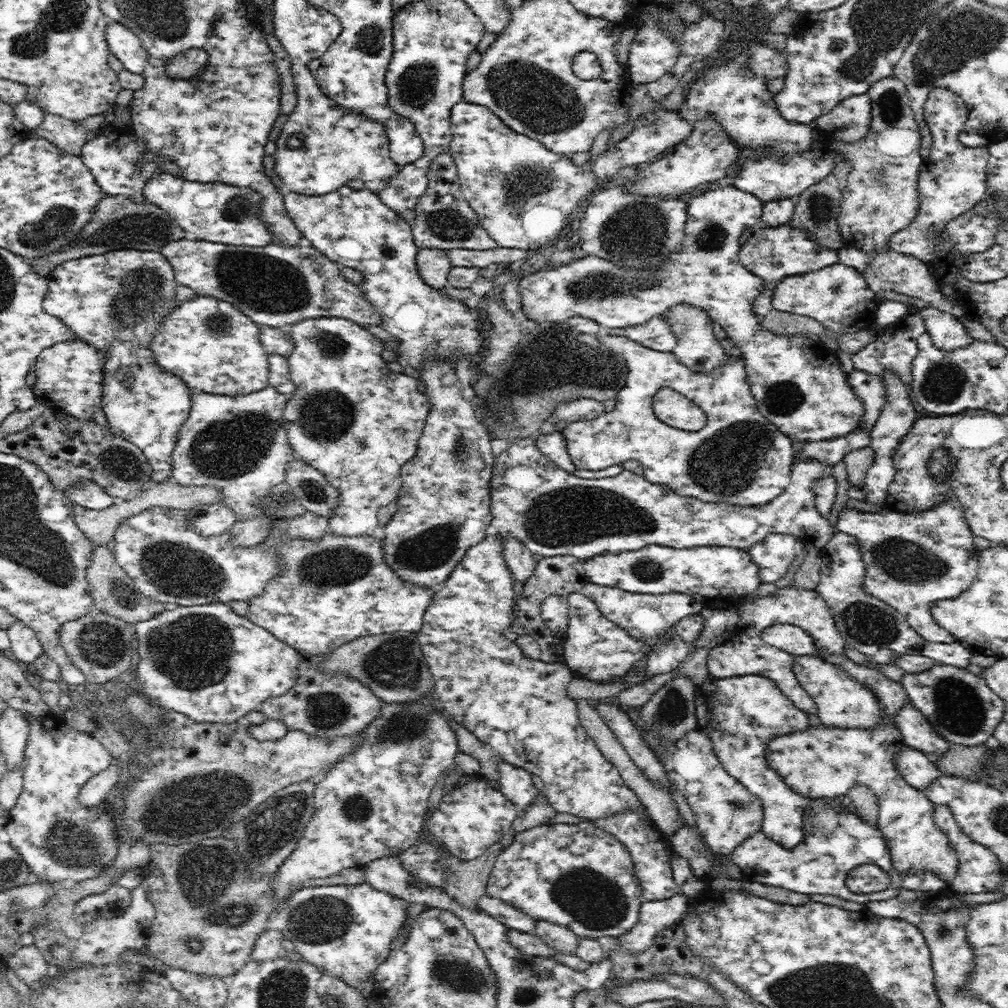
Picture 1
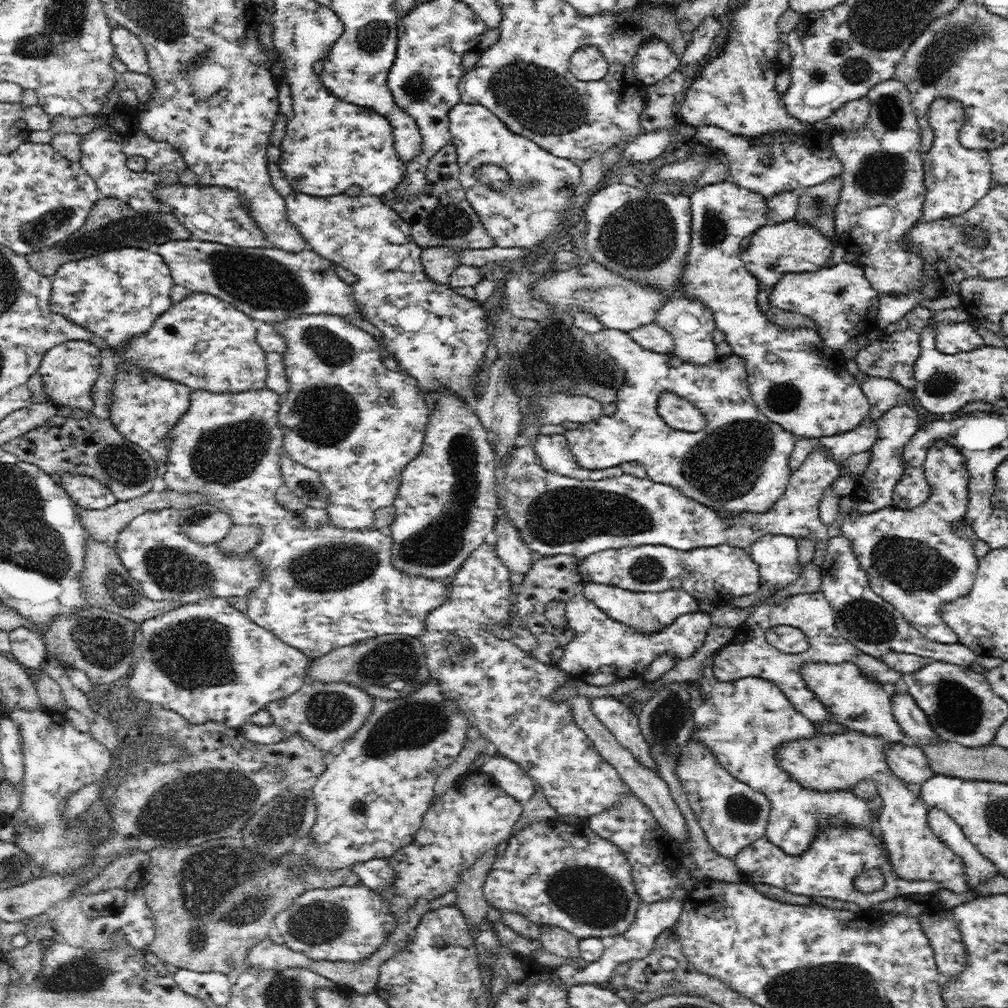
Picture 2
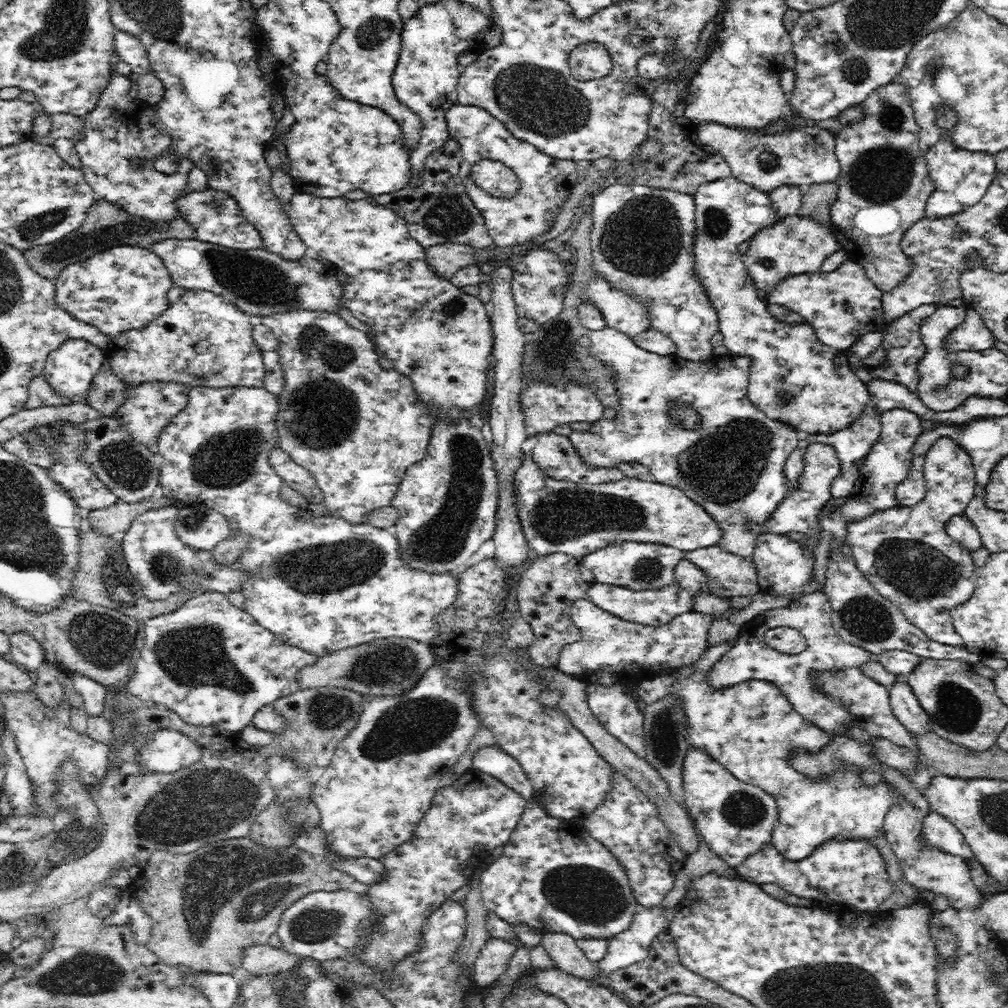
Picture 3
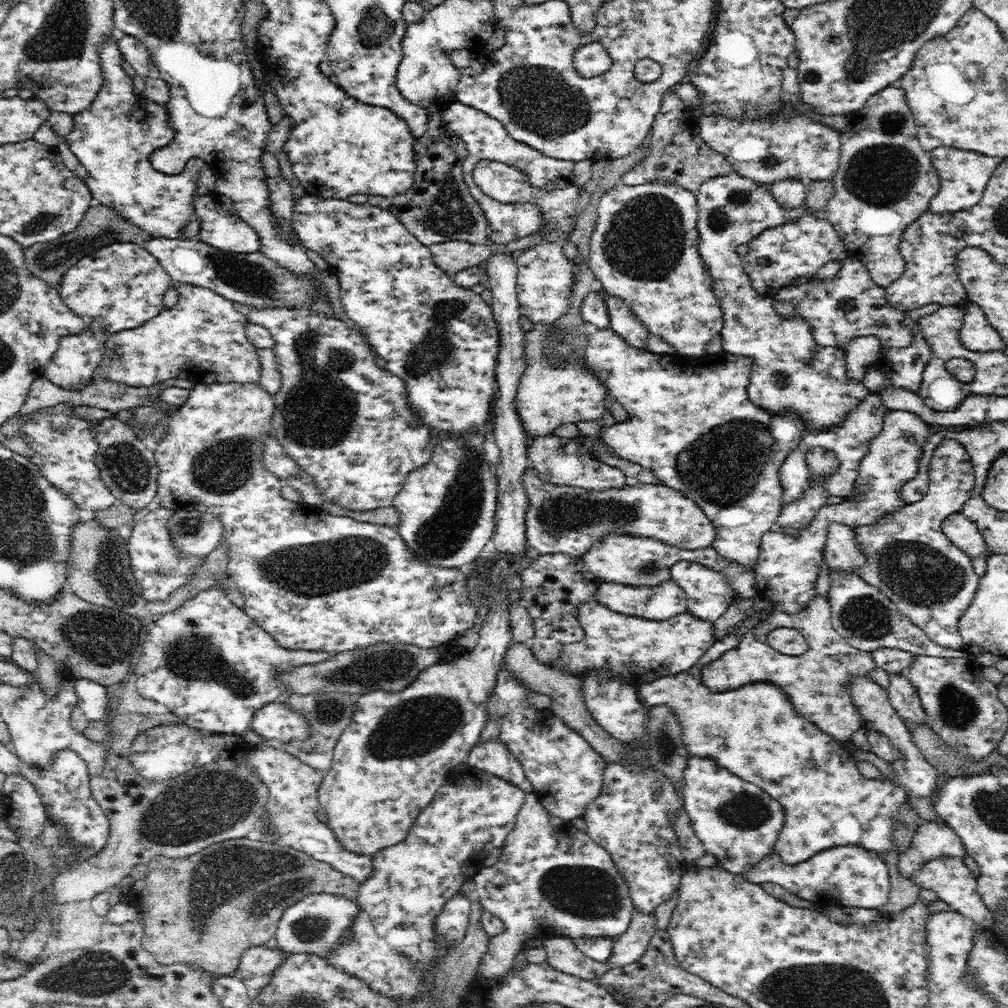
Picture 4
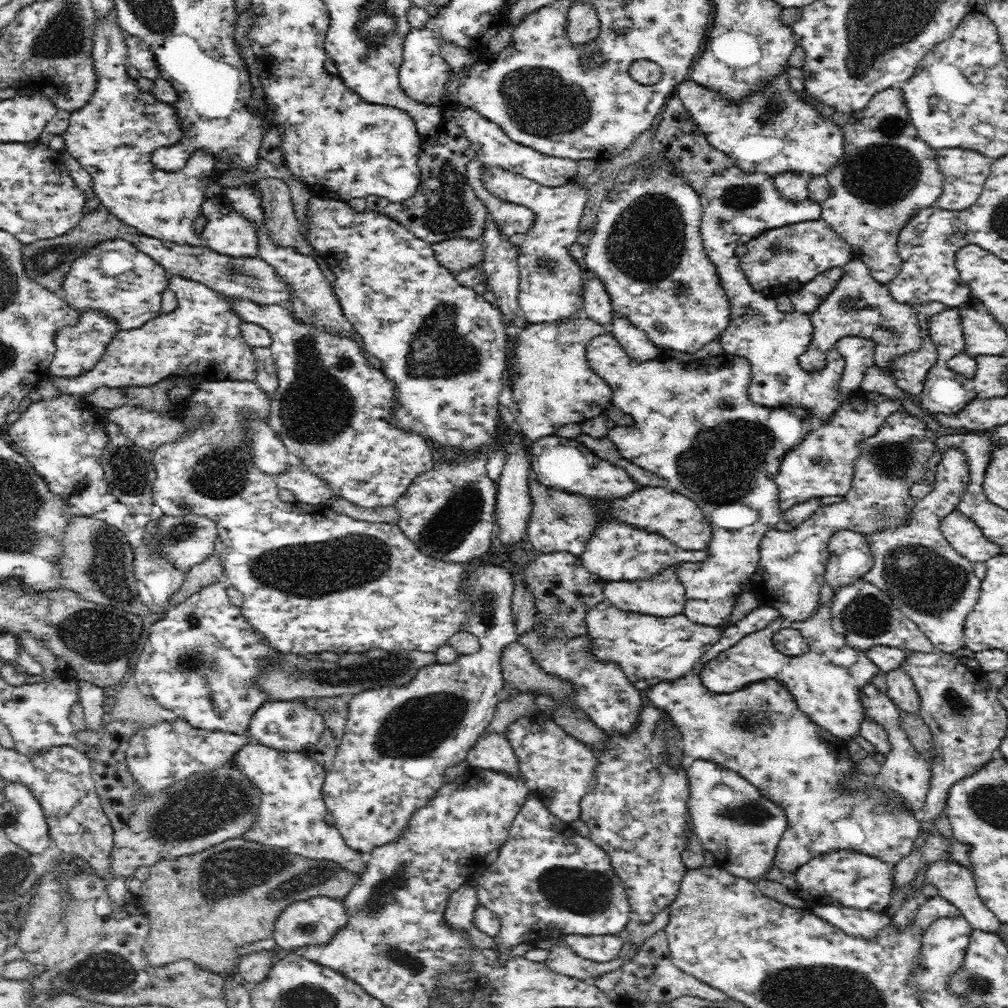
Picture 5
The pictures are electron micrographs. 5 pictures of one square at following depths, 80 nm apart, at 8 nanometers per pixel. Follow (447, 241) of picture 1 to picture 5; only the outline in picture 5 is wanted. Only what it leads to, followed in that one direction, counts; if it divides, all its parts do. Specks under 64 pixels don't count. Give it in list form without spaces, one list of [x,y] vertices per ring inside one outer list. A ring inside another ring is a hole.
[[[442,118],[421,138],[420,146],[417,154],[420,178],[412,198],[404,202],[390,202],[380,196],[371,195],[366,198],[367,208],[387,214],[412,235],[430,244],[456,238],[480,241],[489,215],[482,202],[476,199],[465,175],[466,163],[475,152],[469,146],[461,128]]]

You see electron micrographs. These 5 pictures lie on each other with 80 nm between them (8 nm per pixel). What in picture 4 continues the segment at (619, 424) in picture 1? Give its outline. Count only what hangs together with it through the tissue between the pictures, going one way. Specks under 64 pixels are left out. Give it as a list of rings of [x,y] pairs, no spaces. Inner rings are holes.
[[[609,327],[590,330],[585,351],[588,363],[602,373],[606,385],[625,408],[627,419],[612,426],[602,425],[599,435],[586,436],[580,432],[575,436],[576,441],[594,460],[600,461],[599,441],[608,452],[649,468],[660,483],[683,492],[714,523],[716,539],[712,547],[722,557],[754,569],[761,536],[771,530],[783,505],[784,485],[779,479],[779,468],[786,457],[768,457],[777,442],[772,434],[772,416],[756,406],[747,395],[752,358],[724,350],[698,358],[659,355],[628,343]]]

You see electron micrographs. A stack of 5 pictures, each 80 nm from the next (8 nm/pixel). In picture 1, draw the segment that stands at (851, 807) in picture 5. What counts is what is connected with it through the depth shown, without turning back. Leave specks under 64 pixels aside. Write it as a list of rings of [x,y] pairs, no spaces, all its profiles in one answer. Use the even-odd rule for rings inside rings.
[[[759,675],[736,676],[726,680],[716,680],[710,676],[698,686],[695,704],[697,728],[712,738],[714,752],[725,771],[760,801],[764,813],[762,831],[784,847],[793,847],[802,841],[801,818],[808,798],[789,790],[775,770],[768,768],[764,746],[774,736],[806,730],[809,727],[808,715],[797,708],[772,680]]]

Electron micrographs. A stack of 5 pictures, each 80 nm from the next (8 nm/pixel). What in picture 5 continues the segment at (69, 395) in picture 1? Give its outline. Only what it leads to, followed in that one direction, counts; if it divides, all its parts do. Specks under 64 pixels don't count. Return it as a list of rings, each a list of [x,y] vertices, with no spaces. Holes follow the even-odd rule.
[[[97,310],[80,314],[80,325],[75,328],[62,330],[56,336],[56,351],[48,367],[48,378],[76,379],[78,376],[90,372],[105,353],[107,344],[118,332],[116,323],[105,314]]]

